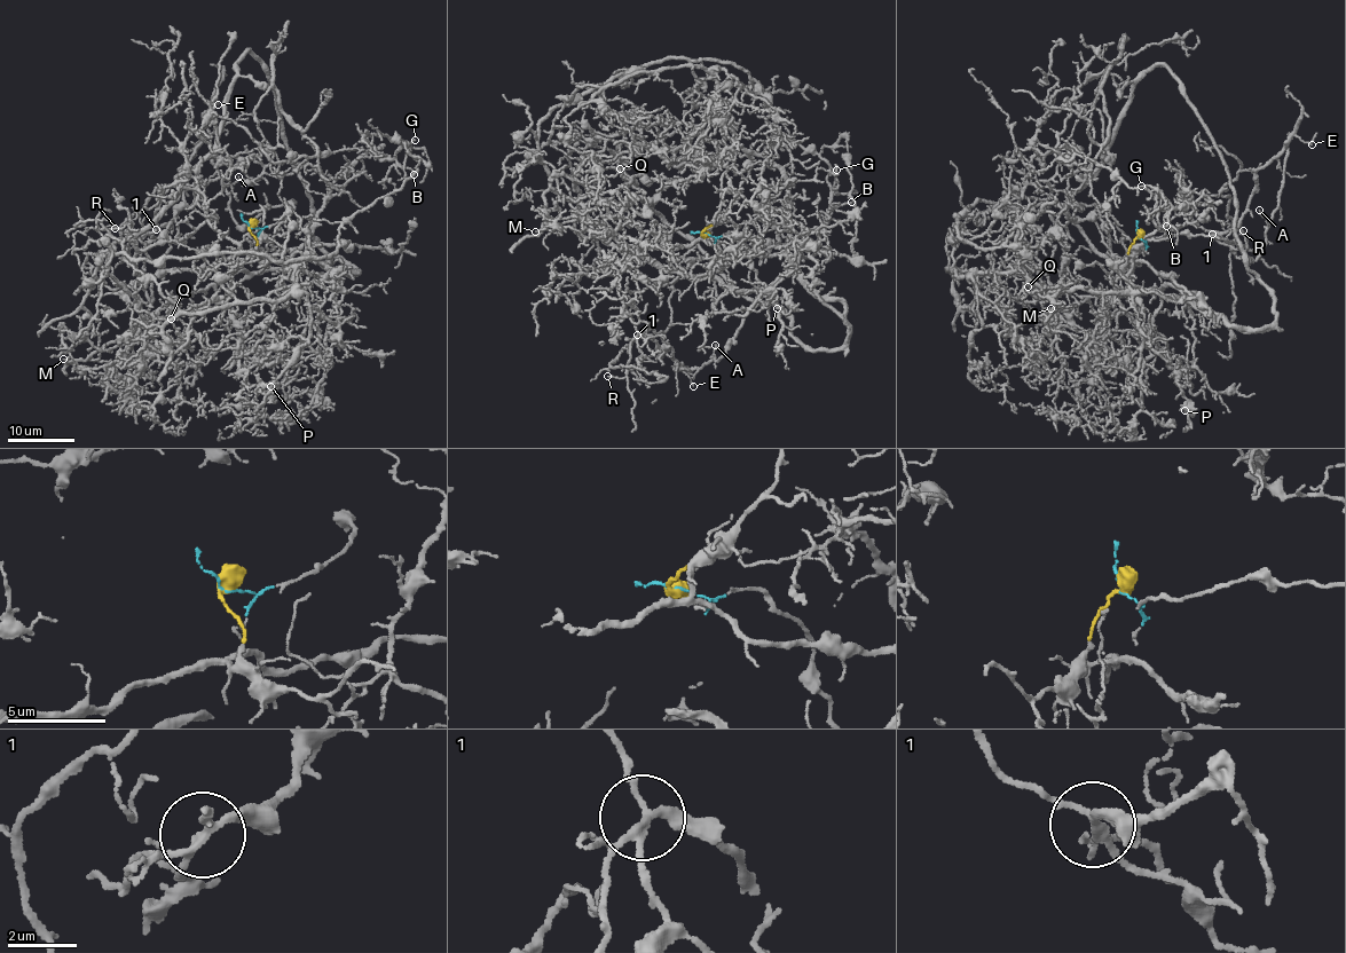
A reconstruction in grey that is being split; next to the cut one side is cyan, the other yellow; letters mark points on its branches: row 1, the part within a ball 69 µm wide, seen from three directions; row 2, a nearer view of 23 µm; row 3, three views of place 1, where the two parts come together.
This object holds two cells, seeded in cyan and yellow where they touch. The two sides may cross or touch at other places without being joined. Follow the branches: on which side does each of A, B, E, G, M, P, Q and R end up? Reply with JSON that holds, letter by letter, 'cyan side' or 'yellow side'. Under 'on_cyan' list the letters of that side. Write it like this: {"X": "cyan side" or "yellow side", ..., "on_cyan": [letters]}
{"A": "cyan side", "B": "yellow side", "E": "cyan side", "G": "yellow side", "M": "yellow side", "P": "yellow side", "Q": "yellow side", "R": "cyan side", "on_cyan": ["A", "E", "R"]}

